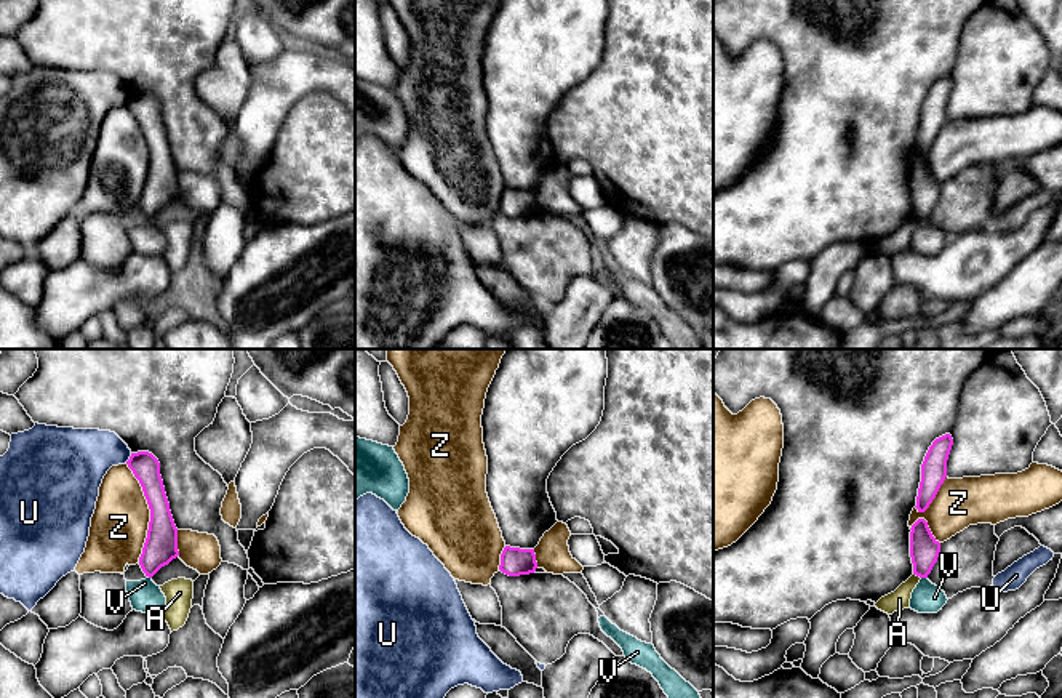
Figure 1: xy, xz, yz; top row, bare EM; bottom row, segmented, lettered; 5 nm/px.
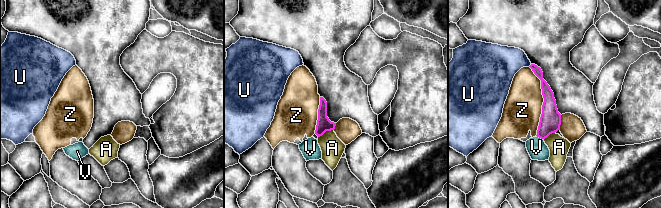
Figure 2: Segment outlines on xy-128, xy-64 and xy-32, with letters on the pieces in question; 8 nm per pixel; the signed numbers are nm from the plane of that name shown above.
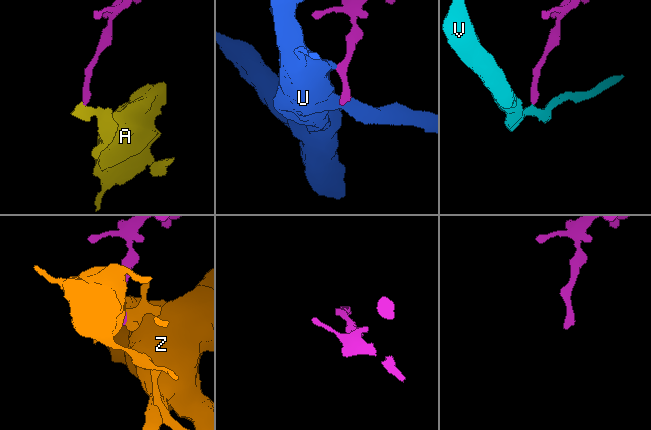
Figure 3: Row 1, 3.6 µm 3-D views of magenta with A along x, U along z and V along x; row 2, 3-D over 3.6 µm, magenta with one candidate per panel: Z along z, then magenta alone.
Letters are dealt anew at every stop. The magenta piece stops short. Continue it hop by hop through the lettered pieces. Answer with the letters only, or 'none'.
none

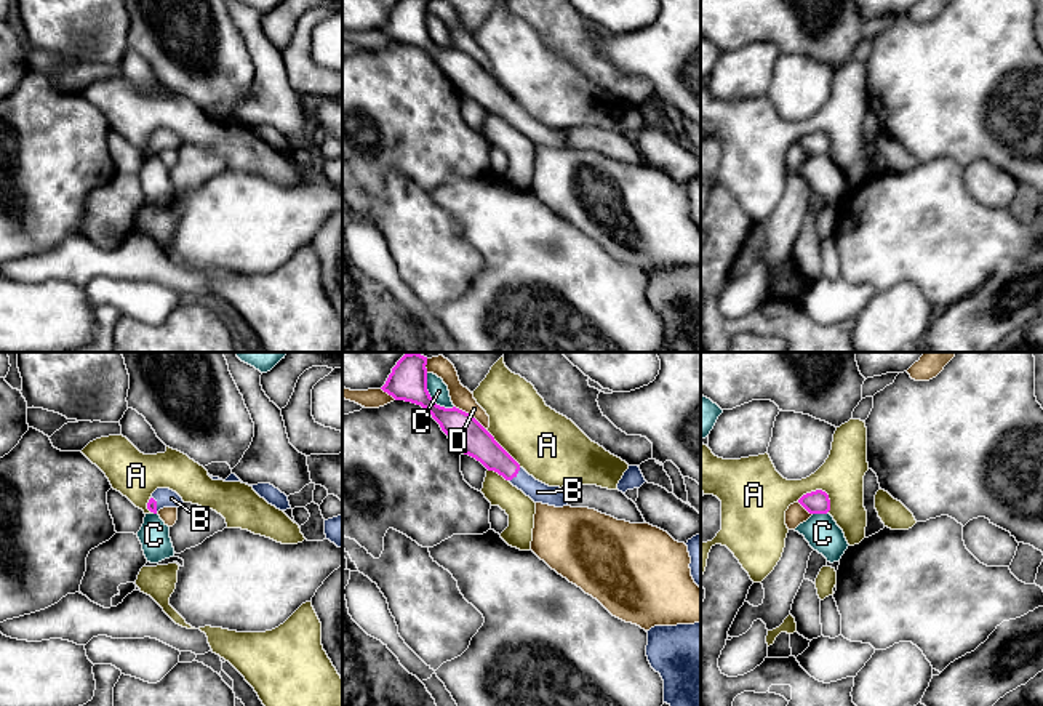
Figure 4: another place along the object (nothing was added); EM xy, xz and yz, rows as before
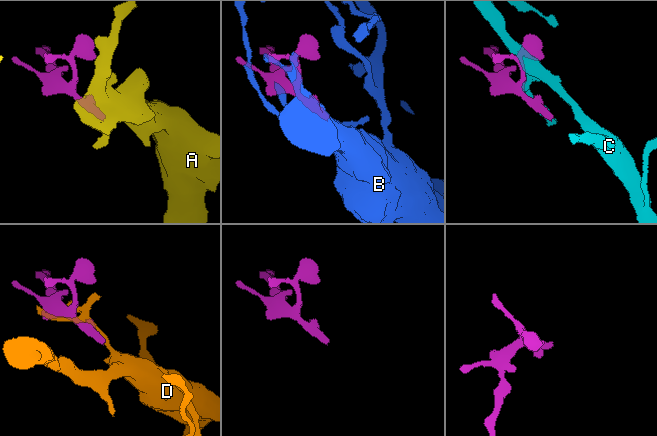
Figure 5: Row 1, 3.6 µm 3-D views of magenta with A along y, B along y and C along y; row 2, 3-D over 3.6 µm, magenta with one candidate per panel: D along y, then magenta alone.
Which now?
B

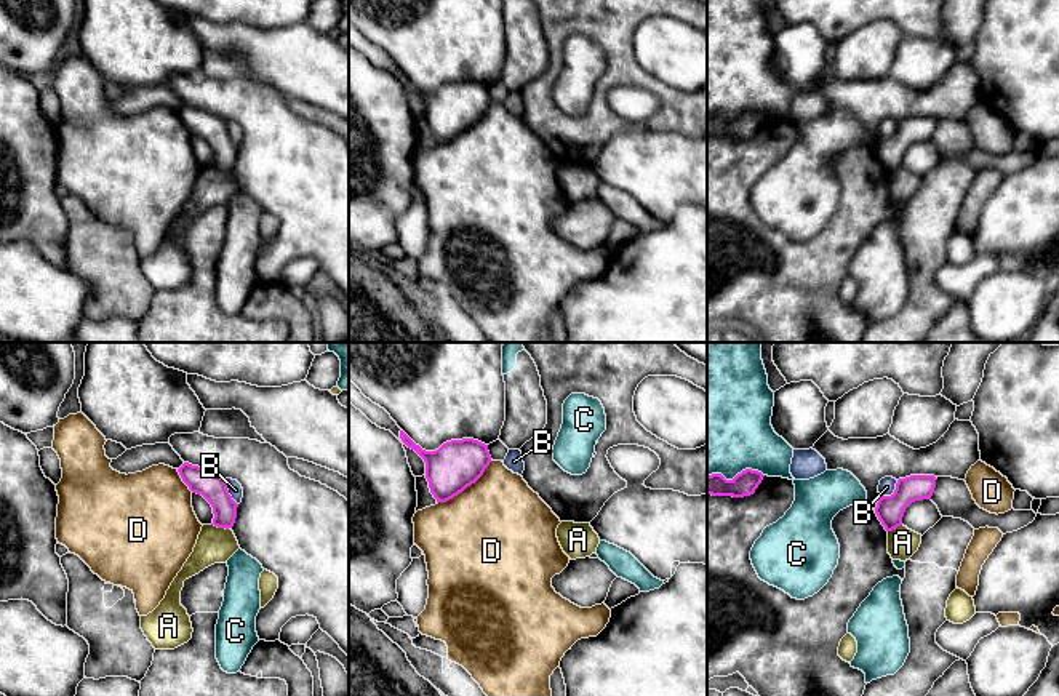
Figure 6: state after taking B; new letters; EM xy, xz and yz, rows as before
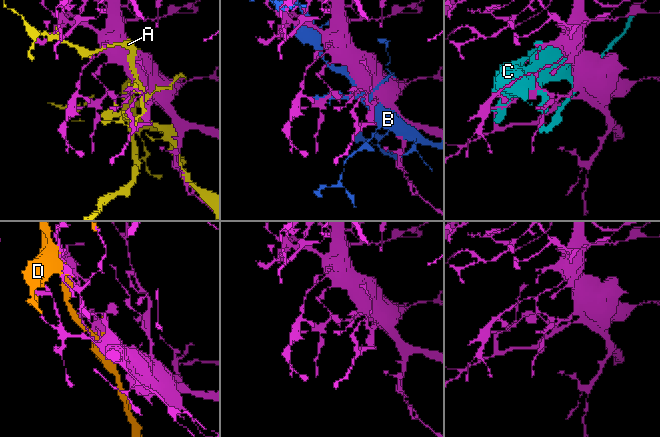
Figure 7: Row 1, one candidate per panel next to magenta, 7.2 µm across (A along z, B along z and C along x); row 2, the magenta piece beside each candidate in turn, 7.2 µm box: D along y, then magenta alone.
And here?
none

